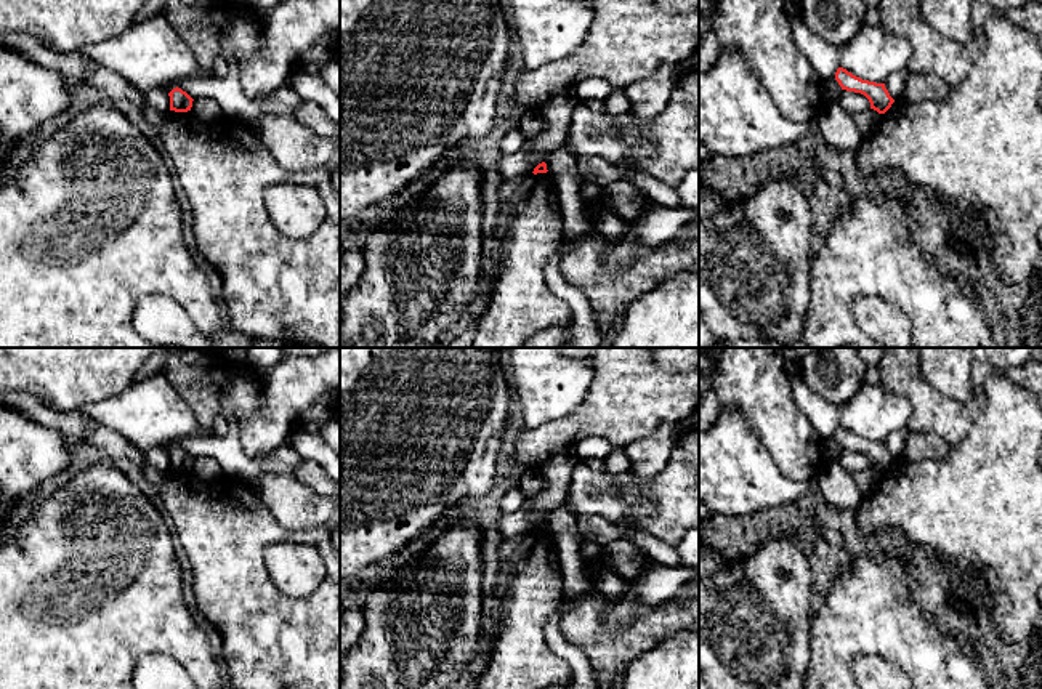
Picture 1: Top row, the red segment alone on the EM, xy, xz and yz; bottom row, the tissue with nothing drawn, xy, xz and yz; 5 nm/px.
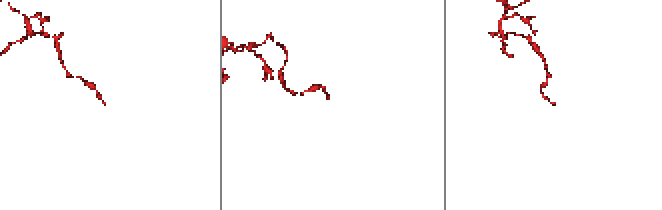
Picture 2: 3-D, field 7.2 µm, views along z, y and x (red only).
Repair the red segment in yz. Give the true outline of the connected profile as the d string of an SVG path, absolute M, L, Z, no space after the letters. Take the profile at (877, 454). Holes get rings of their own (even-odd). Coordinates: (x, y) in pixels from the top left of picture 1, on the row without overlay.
M843 426L837 428L835 439L842 449L864 453L870 461L870 468L877 469L878 473L885 473L895 461L885 447L885 442L862 439Z

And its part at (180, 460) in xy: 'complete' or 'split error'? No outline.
complete

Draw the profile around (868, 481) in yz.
M867 468L858 474L853 476L862 497L870 495L880 484L882 481L882 473L878 473L874 468Z

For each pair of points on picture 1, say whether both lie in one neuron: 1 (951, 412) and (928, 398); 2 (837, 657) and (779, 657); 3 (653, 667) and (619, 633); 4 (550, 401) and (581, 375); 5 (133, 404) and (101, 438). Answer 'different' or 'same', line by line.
1: same
2: different
3: different
4: same
5: different

